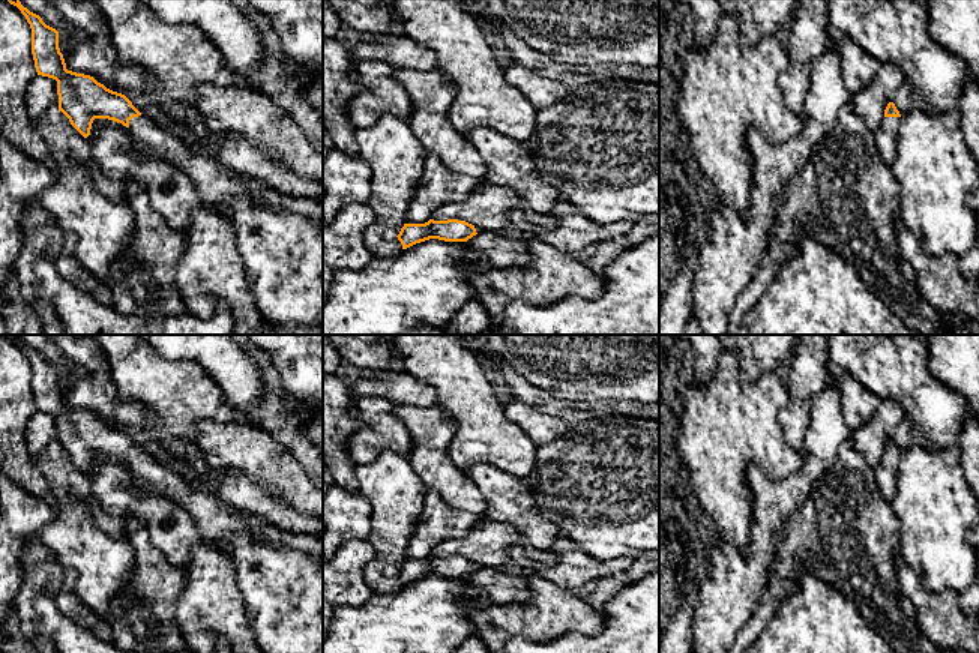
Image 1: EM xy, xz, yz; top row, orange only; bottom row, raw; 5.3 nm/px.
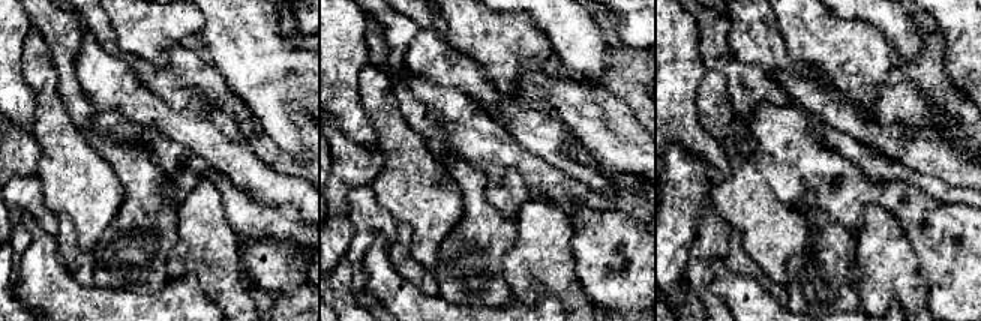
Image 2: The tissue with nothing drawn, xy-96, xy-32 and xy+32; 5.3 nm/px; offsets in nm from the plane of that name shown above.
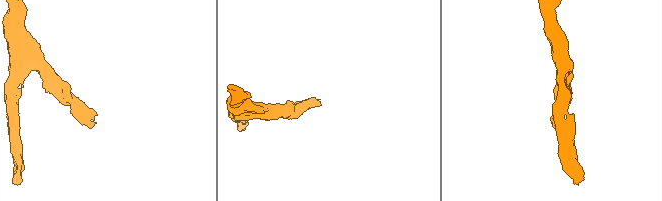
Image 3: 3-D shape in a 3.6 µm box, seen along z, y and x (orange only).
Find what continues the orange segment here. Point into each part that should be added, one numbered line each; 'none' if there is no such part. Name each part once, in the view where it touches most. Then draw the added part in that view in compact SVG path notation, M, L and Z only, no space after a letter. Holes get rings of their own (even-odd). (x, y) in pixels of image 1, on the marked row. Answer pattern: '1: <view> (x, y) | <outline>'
1: xy (215, 185) | M146 114L129 120L129 134L135 158L164 161L188 174L206 204L222 204L228 197L248 197L266 210L303 215L323 225L321 201L281 194L257 180L234 176L212 161L197 156L182 138L159 128Z

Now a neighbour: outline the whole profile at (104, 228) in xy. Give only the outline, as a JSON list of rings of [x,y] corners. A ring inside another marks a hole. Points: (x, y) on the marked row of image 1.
[[[56,111],[38,126],[39,134],[57,159],[54,182],[41,194],[41,206],[65,233],[77,236],[75,257],[95,279],[108,284],[111,263],[128,251],[135,230],[135,215],[129,201],[111,201],[98,188],[99,173],[95,170],[89,141]]]

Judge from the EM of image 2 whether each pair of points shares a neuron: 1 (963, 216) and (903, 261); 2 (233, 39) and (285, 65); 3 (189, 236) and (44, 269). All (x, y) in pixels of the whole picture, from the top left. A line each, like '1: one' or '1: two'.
1: two
2: one
3: two

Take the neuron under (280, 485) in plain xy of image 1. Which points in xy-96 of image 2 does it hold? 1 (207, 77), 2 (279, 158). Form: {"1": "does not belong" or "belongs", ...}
{"1": "belongs", "2": "belongs"}

